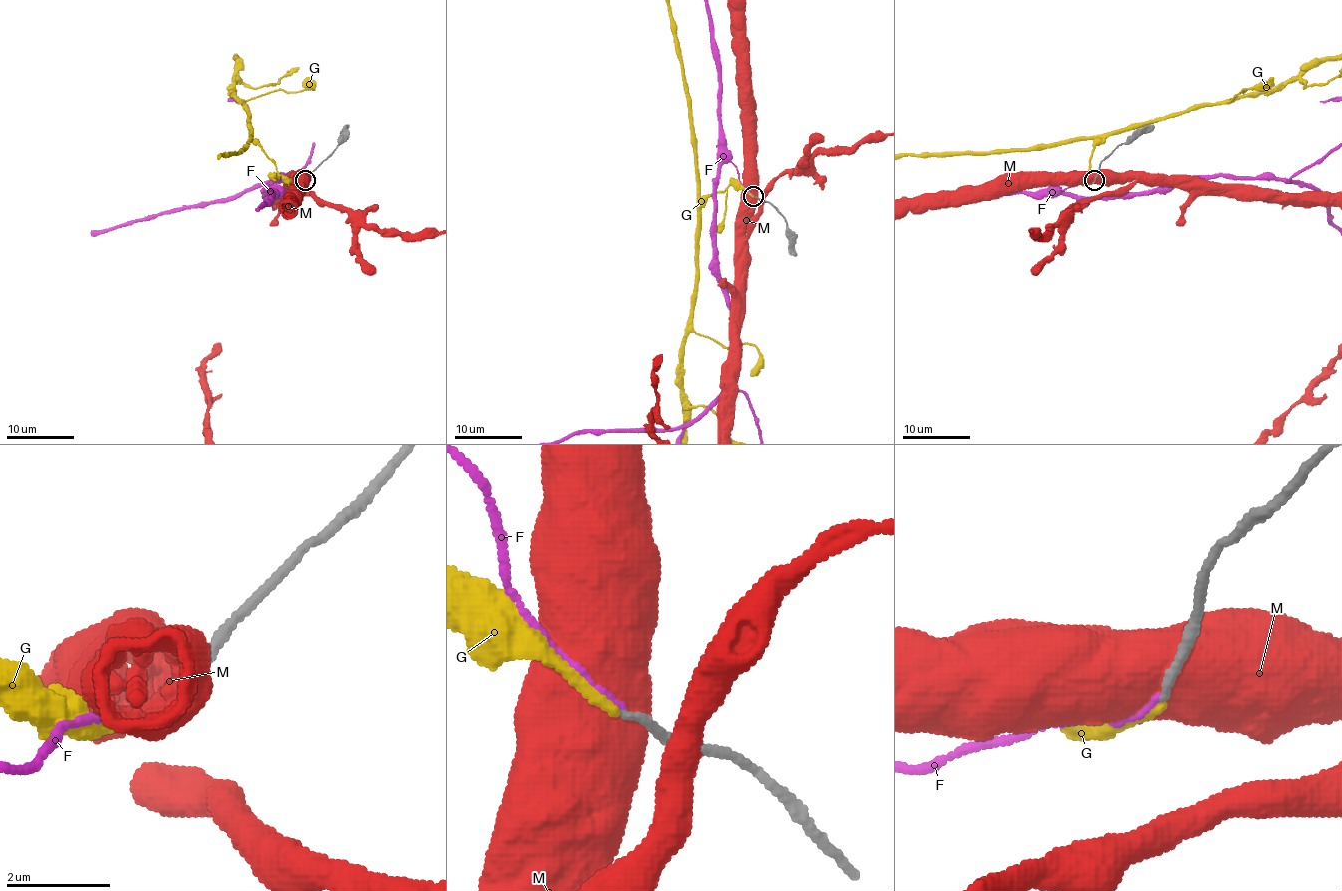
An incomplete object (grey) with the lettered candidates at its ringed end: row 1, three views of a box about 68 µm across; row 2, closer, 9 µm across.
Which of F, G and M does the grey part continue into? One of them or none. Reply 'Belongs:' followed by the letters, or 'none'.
Belongs: none

